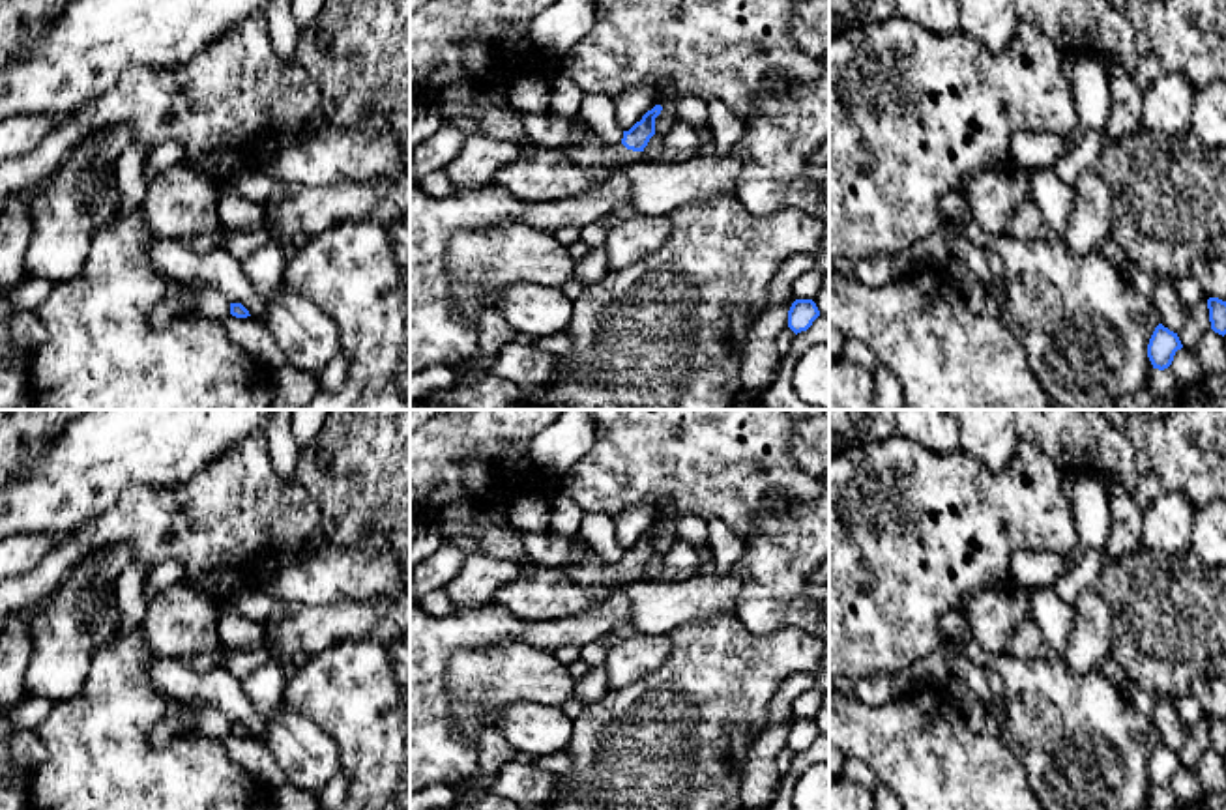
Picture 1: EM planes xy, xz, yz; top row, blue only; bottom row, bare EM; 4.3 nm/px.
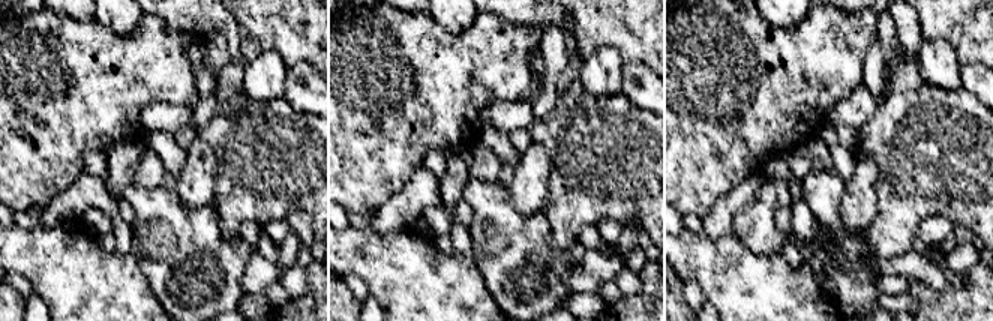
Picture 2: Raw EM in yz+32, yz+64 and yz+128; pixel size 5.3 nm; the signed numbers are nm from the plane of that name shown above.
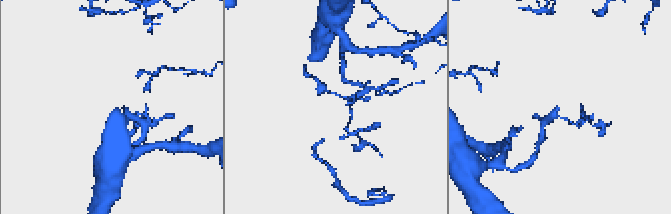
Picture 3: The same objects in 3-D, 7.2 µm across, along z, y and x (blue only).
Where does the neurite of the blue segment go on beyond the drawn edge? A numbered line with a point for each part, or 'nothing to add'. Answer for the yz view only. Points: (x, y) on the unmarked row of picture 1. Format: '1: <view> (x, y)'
nothing to add

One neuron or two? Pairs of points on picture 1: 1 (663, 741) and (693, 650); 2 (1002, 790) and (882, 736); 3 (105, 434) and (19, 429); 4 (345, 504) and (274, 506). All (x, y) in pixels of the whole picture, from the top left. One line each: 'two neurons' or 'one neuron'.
1: one neuron
2: one neuron
3: two neurons
4: two neurons

